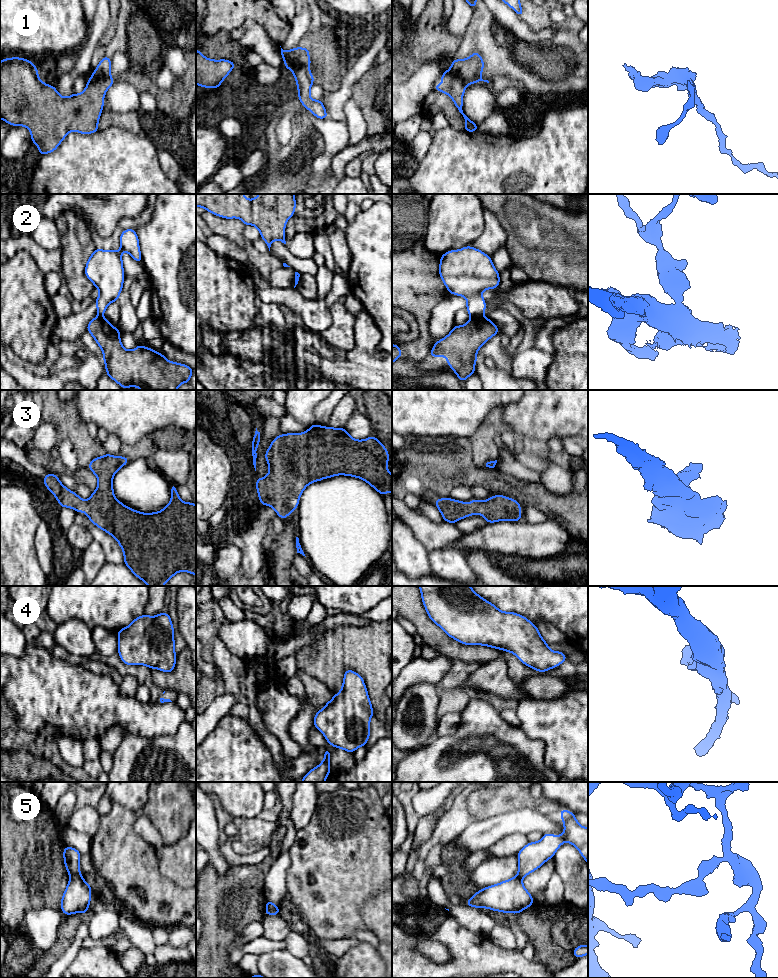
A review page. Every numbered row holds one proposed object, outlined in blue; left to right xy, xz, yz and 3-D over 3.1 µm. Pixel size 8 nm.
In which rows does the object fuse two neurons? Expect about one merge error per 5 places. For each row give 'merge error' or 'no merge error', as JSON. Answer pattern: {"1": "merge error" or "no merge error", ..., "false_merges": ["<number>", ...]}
{"1": "merge error", "2": "merge error", "3": "no merge error", "4": "no merge error", "5": "merge error", "false_merges": ["1", "2", "5"]}

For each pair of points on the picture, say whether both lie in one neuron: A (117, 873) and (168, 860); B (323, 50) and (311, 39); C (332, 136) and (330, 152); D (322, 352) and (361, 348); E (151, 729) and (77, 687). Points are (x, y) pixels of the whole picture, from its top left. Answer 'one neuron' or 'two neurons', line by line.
A: two neurons
B: one neuron
C: one neuron
D: one neuron
E: one neuron

